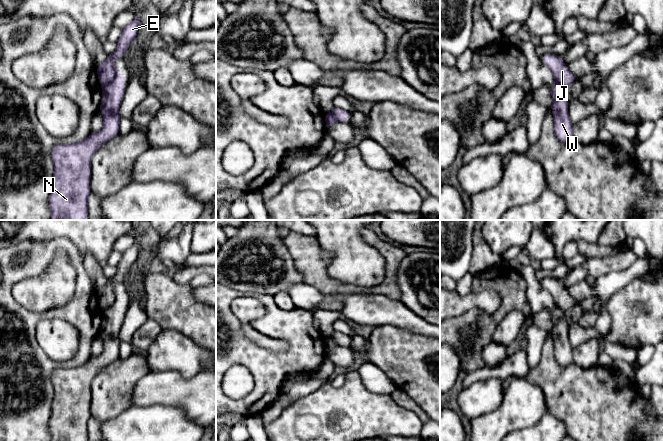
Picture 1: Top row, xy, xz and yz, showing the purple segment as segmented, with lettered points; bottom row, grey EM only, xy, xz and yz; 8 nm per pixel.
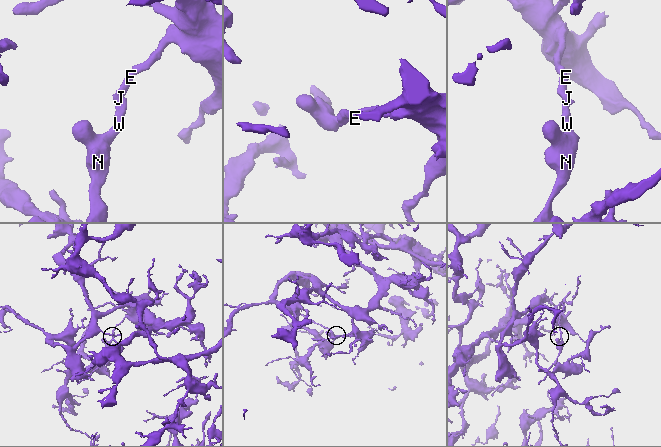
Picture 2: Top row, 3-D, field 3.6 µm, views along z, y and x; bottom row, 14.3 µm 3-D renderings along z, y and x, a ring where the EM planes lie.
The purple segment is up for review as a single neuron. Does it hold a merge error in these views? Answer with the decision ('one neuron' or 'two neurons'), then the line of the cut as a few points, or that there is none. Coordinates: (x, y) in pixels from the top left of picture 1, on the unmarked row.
two neurons; cut xy (116, 297), (115, 301), (103, 311)

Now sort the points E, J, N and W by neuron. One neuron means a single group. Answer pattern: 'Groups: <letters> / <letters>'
Groups: E J / N W

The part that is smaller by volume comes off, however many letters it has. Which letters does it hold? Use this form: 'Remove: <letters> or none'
Remove: N, W

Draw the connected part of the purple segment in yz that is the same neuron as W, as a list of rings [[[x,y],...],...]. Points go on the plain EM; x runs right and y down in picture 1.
[[[557,306],[551,312],[552,329],[551,335],[554,340],[554,356],[556,361],[563,367],[574,363],[572,354],[573,347],[568,340],[569,324],[565,312]]]

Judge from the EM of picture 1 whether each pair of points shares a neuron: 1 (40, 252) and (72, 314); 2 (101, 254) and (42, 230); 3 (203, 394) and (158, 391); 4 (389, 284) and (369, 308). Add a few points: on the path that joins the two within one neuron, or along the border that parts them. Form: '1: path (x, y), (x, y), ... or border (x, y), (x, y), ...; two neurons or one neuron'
1: path (63, 245), (75, 256), (82, 275), (82, 291); one neuron
2: path (86, 239), (77, 230), (57, 230); one neuron
3: path (192, 394), (169, 391); one neuron
4: border (367, 293), (382, 294), (399, 301); two neurons

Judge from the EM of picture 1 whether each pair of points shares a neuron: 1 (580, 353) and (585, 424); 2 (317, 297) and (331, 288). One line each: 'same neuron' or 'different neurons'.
1: different neurons
2: different neurons

